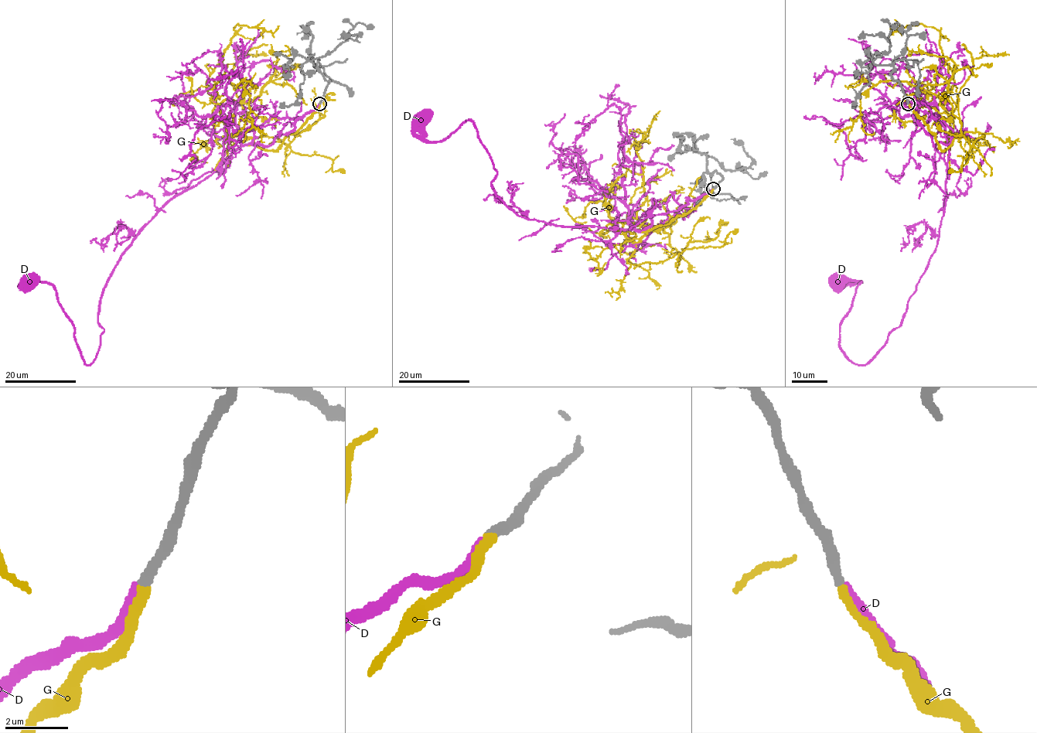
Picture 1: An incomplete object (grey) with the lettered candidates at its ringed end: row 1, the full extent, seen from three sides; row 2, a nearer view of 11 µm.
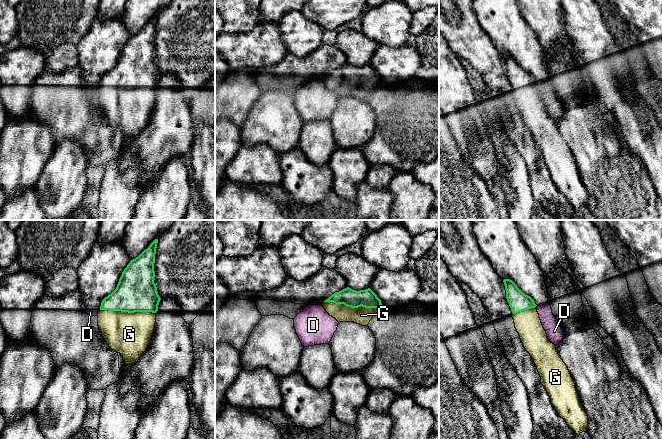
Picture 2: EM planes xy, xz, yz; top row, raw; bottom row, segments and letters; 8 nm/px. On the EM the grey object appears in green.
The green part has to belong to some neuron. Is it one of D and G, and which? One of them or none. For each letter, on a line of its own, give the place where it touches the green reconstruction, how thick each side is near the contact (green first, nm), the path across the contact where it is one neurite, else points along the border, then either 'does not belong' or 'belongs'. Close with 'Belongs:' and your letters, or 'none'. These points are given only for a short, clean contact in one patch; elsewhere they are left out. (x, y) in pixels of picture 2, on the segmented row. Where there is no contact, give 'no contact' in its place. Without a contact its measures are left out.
D: no contact; does not belong
G: contact xz (352, 307); calibres 150 and 140 nm; way xz (366, 298), (358, 306), (352, 307), (361, 315); belongs
Belongs: G

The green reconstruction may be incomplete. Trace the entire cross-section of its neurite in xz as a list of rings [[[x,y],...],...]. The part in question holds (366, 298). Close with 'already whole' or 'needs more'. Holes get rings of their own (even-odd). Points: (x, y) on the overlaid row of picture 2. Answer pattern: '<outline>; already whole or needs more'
[[[347,287],[332,294],[322,305],[338,322],[368,326],[373,315],[381,310],[382,303],[370,288],[356,291]]]; needs more

